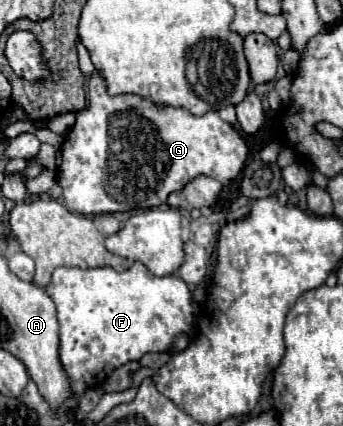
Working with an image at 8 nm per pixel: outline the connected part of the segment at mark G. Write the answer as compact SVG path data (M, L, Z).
M93 70L87 84L89 108L77 112L75 124L61 146L63 160L57 168L57 182L63 188L65 206L71 212L105 214L127 212L135 208L153 208L163 204L171 192L181 190L185 184L201 174L211 176L221 184L227 184L243 170L249 148L241 134L231 124L223 122L217 112L193 116L183 108L157 106L155 102L135 94L109 96L107 86L103 86L103 74L99 70Z

